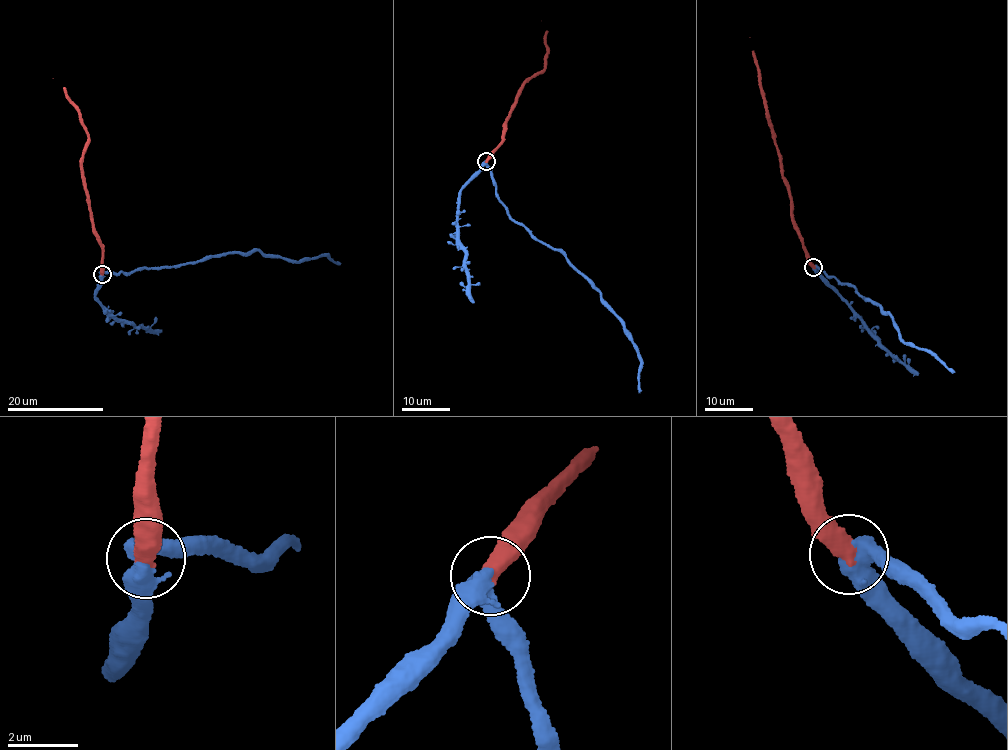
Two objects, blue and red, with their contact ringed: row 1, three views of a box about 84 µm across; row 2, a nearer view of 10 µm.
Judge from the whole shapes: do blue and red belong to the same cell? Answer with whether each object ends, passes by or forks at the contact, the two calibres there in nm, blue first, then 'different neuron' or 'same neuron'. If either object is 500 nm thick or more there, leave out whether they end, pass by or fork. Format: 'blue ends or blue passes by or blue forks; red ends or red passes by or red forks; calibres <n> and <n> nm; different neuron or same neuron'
calibres 480 and 550 nm; different neuron

